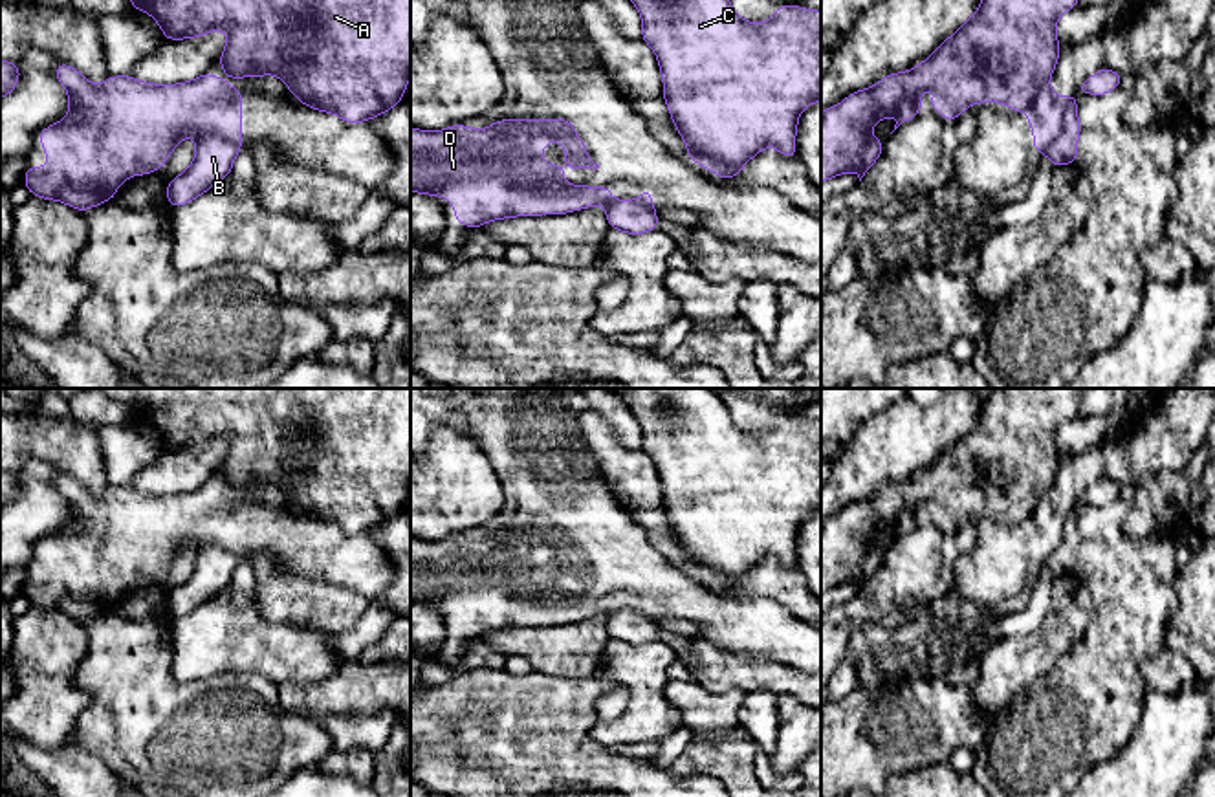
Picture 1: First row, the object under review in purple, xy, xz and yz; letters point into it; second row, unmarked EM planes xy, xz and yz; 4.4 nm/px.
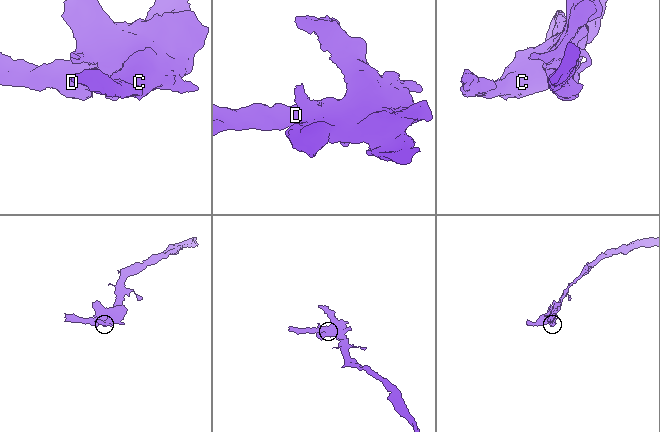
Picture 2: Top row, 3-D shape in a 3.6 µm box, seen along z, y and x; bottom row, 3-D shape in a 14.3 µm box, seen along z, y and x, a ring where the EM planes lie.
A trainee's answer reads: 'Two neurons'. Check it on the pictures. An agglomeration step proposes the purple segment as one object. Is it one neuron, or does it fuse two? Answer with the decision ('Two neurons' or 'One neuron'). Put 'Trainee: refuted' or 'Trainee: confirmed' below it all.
Two neurons
Trainee: confirmed

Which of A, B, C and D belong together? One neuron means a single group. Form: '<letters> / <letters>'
A B C / D

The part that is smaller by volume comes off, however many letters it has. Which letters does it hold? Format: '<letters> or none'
D

